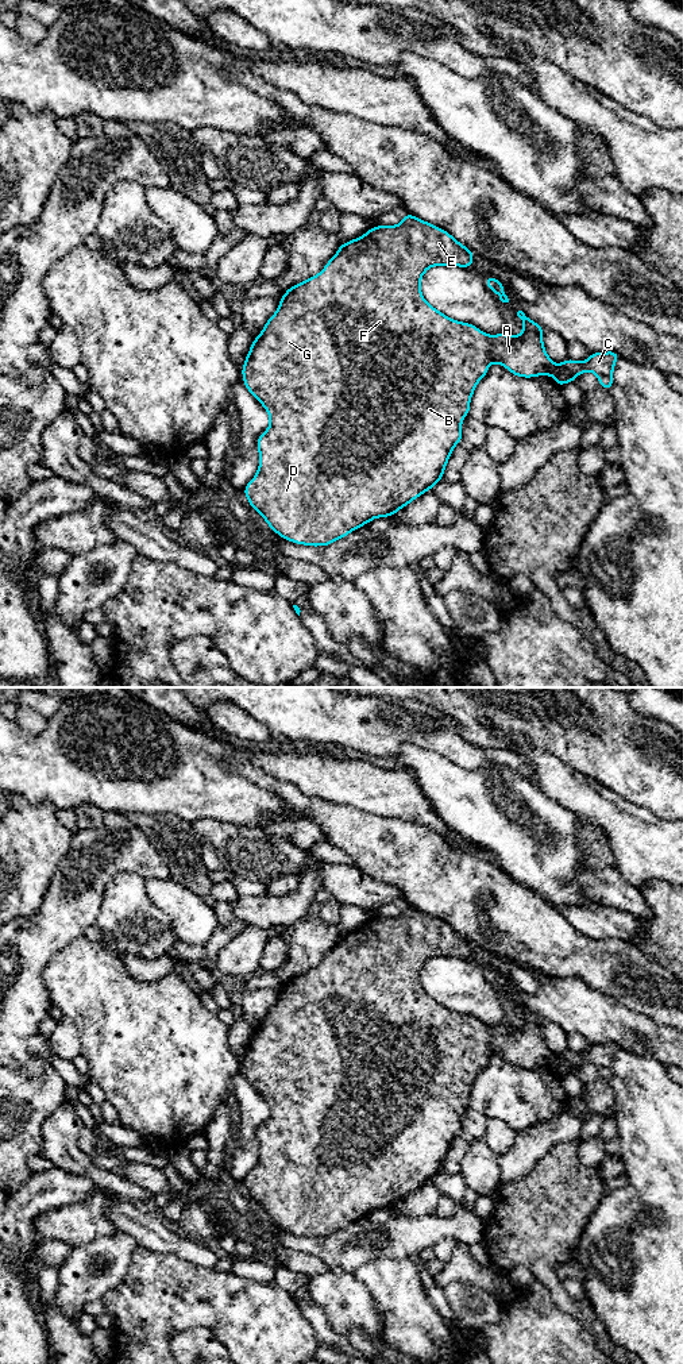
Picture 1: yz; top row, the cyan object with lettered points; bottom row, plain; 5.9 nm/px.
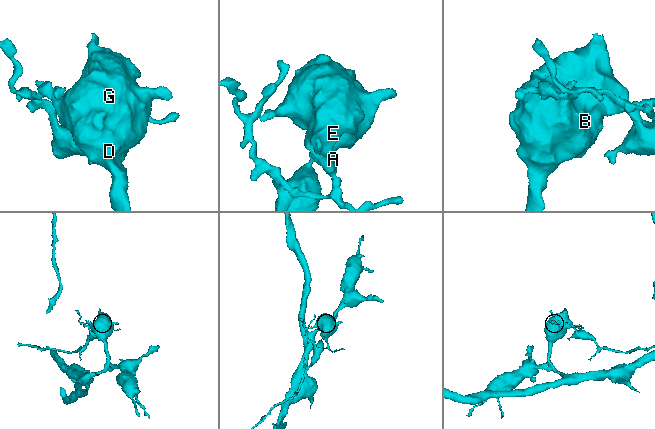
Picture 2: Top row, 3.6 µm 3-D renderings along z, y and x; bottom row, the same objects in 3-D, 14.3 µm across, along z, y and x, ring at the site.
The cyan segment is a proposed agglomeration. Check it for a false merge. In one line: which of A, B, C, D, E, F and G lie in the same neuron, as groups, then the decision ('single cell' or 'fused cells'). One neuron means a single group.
A B D E F G / C; fused cells

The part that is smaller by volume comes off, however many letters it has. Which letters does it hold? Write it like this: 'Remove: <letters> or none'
Remove: C

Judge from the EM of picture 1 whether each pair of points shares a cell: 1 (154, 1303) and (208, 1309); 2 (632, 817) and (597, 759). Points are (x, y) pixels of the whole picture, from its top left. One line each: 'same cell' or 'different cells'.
1: same cell
2: different cells

